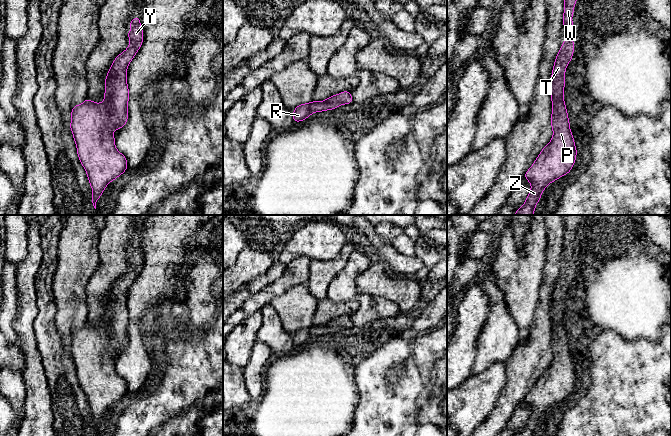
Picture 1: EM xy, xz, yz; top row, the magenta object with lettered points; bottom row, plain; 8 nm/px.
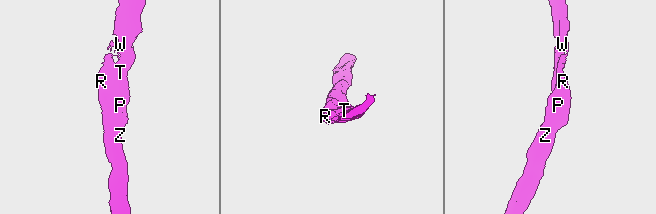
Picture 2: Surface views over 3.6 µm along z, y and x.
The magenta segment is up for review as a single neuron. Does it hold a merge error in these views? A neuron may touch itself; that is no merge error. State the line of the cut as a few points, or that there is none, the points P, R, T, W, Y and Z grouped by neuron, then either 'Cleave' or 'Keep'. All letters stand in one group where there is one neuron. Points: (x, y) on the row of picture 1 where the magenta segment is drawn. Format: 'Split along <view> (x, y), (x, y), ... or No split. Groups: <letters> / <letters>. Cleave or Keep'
No split. Groups: P R T W Y Z. Keep

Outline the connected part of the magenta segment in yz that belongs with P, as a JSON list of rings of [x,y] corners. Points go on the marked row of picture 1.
[[[564,0],[563,29],[565,42],[554,61],[551,85],[552,114],[550,123],[553,136],[551,141],[542,149],[524,178],[531,184],[531,190],[525,203],[514,215],[533,215],[541,194],[551,182],[568,174],[574,166],[577,149],[571,133],[567,108],[564,102],[565,70],[573,57],[575,41],[572,41],[572,16],[576,0]]]

